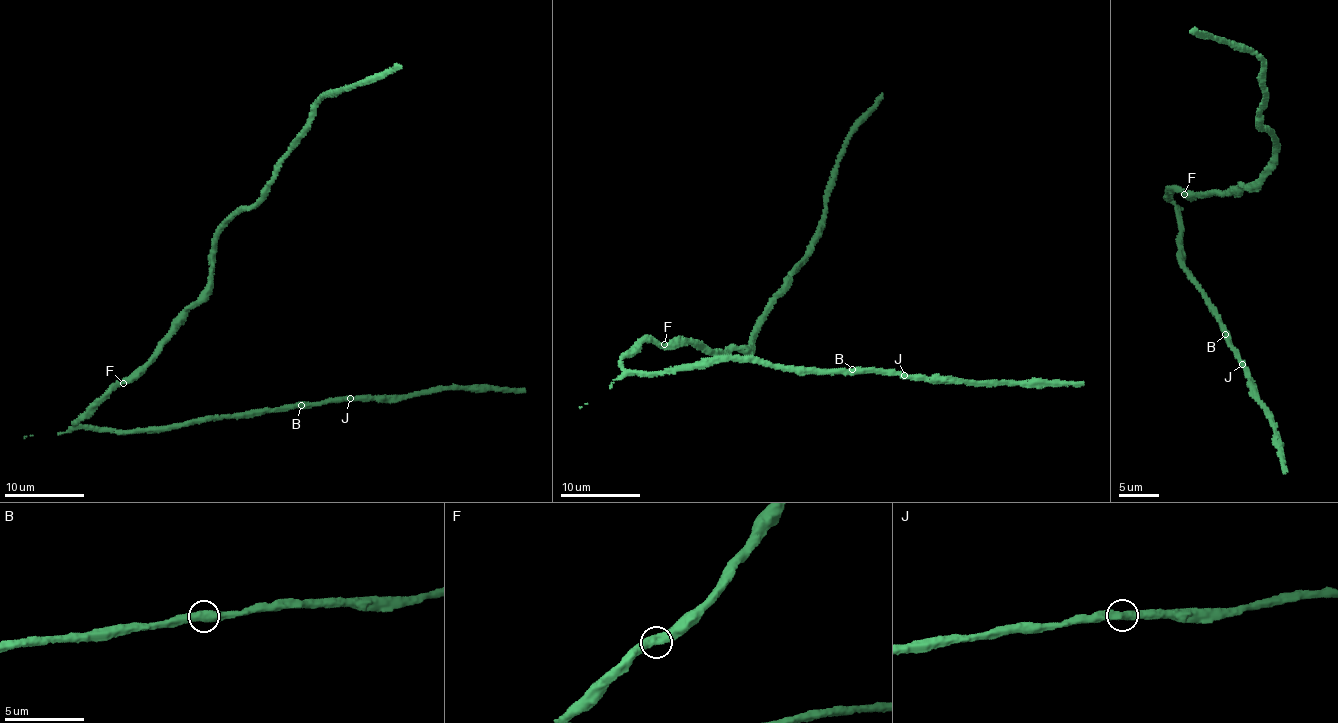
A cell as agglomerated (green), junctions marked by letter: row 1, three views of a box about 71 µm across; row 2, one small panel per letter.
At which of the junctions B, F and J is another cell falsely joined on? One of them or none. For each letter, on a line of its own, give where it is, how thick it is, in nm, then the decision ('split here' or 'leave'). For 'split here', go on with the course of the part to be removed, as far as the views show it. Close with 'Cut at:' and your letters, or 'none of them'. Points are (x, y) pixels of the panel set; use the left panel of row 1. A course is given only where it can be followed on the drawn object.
B: (301, 405) | 480 nm | leave
F: (123, 383) | 480 nm | leave
J: (350, 398) | 480 nm | leave
Cut at: none of them

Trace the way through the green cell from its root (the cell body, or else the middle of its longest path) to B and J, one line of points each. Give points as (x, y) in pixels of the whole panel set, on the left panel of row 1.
B: (118, 381), (76, 424), (117, 431), (155, 428), (301, 405)
J: (118, 381), (76, 424), (117, 431), (155, 428), (351, 399)

